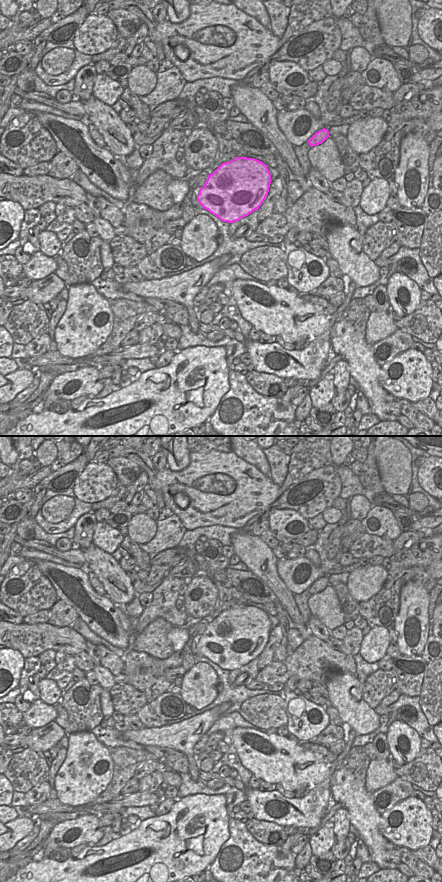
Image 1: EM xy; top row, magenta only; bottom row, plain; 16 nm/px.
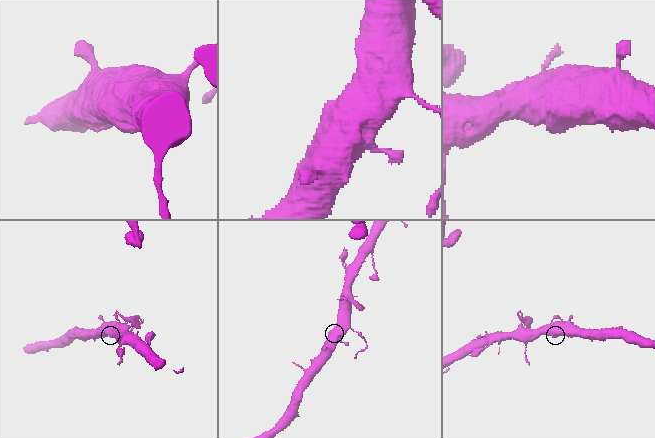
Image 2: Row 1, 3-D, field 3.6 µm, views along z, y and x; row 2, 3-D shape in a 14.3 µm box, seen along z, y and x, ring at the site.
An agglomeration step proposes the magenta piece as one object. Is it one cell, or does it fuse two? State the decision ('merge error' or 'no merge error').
merge error

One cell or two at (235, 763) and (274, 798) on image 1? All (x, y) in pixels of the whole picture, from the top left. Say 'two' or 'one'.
two

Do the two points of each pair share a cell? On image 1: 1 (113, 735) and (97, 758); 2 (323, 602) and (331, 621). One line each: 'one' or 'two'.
1: two
2: one

